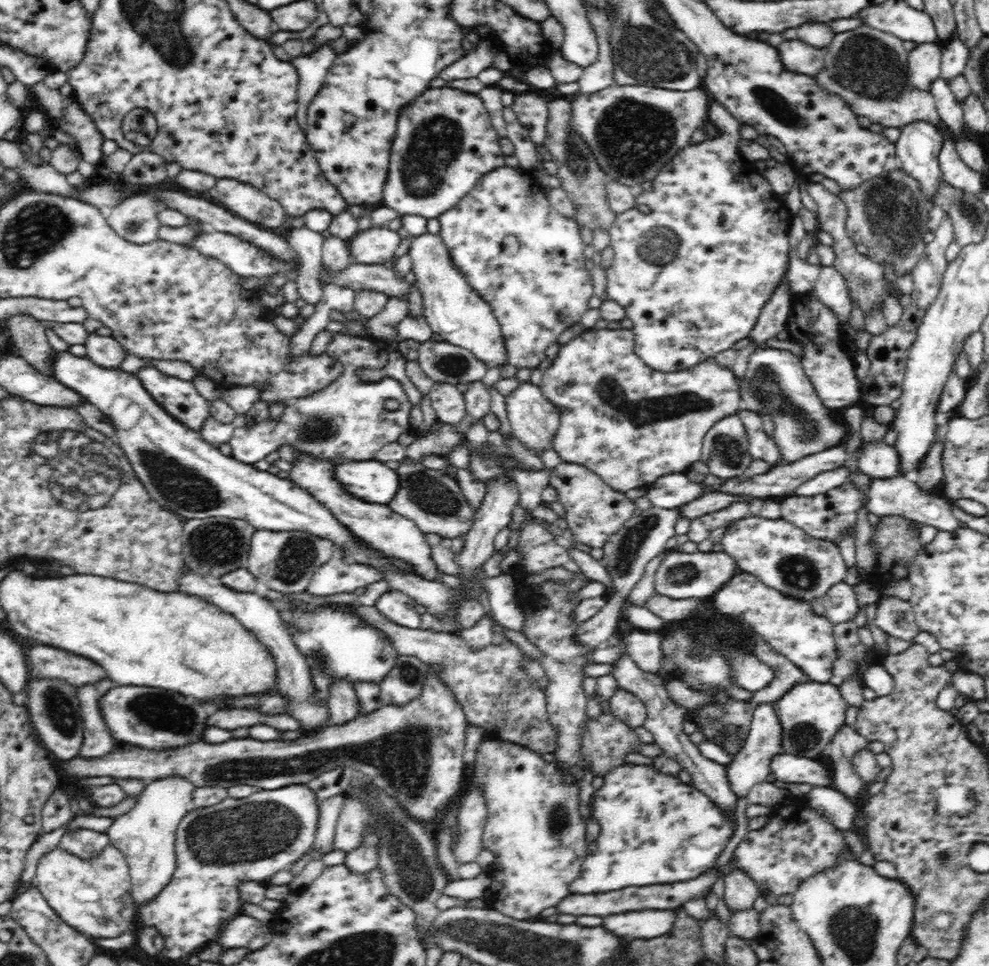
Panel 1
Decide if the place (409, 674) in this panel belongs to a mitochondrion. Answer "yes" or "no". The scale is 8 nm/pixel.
yes

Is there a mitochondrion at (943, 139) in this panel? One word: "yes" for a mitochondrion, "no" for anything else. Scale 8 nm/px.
no

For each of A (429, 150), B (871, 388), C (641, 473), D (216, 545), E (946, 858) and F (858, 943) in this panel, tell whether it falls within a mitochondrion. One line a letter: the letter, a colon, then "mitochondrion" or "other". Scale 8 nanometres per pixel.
A: mitochondrion
B: other
C: other
D: mitochondrion
E: mitochondrion
F: mitochondrion

